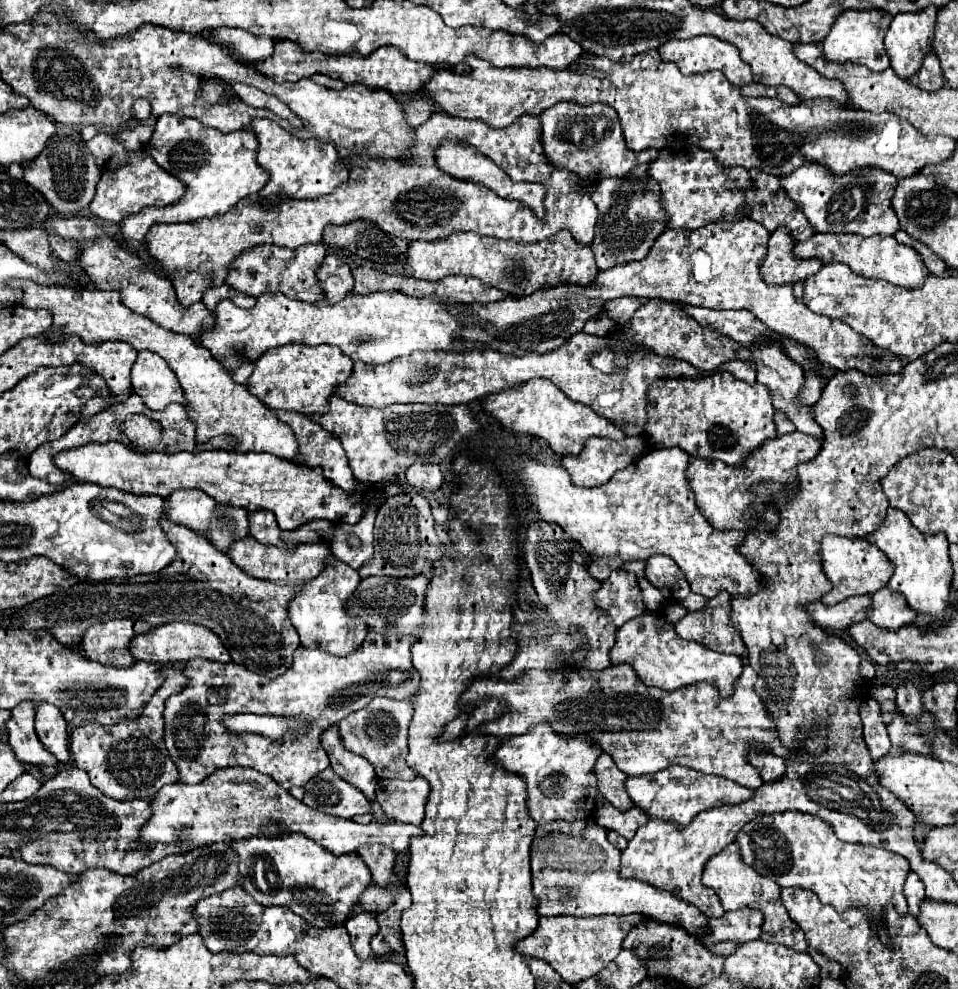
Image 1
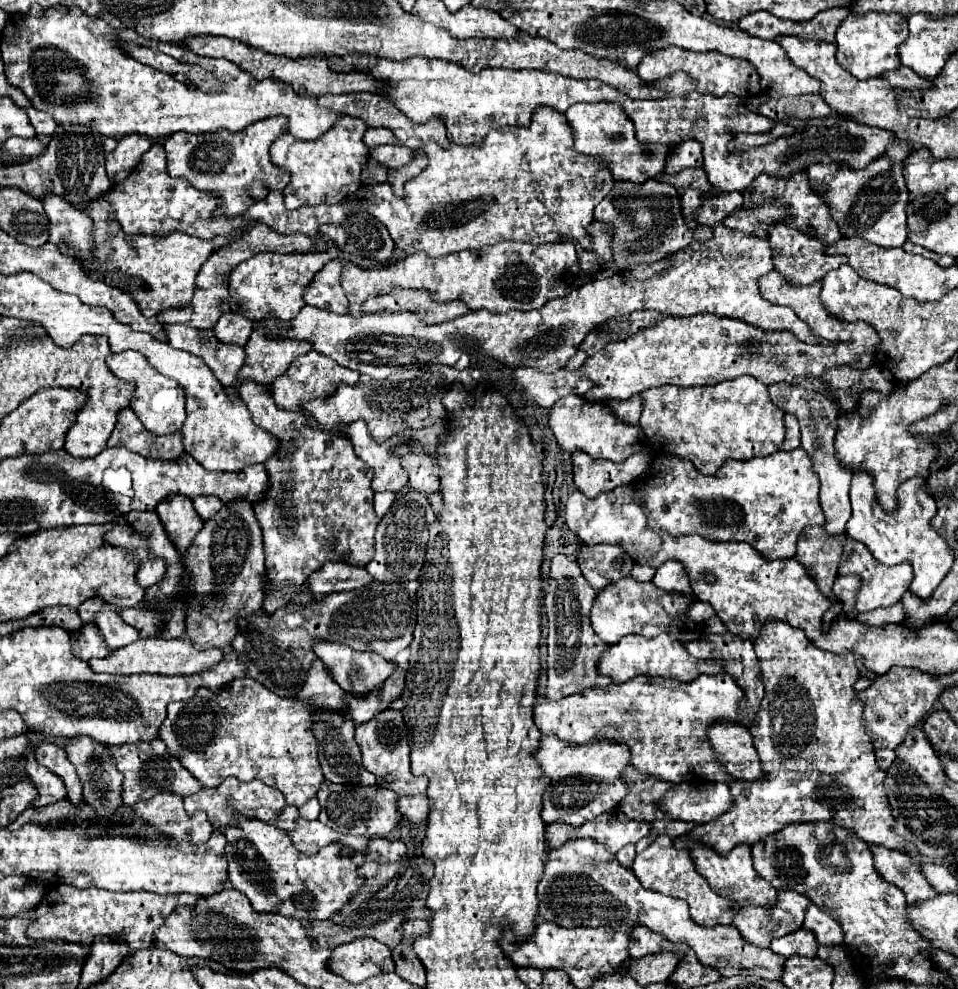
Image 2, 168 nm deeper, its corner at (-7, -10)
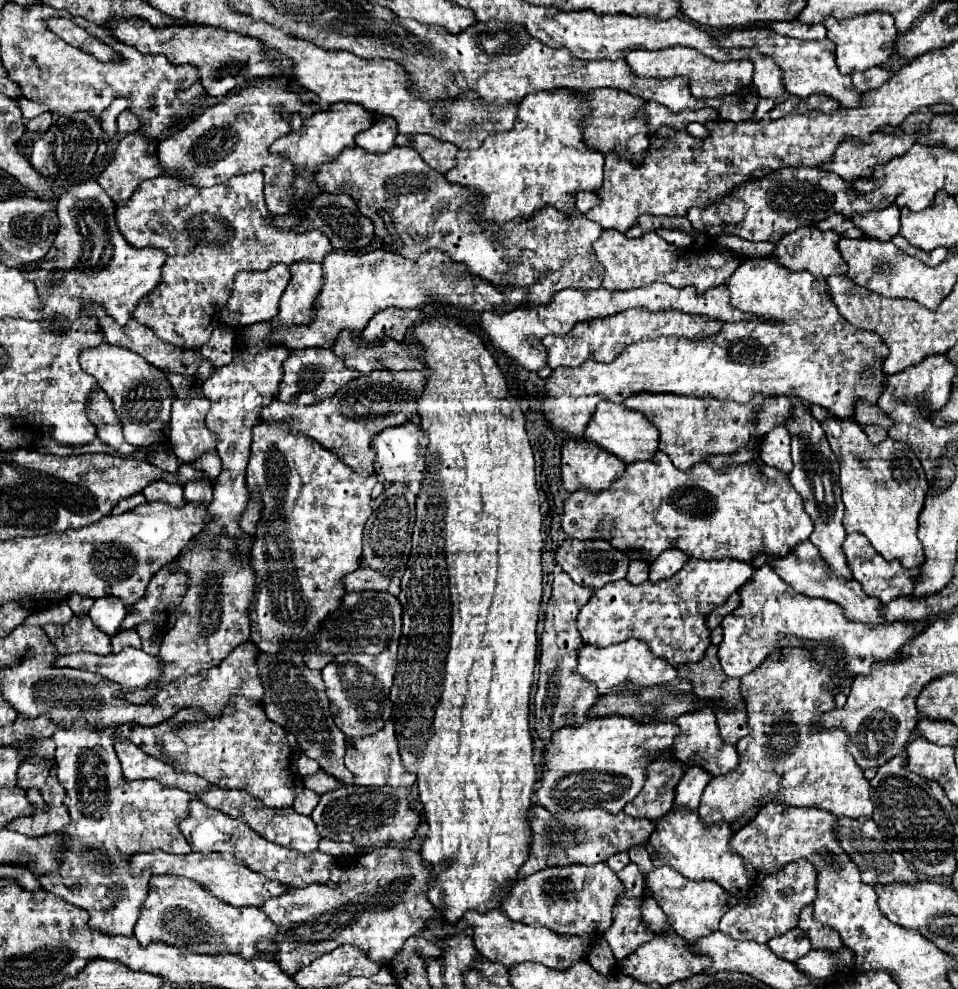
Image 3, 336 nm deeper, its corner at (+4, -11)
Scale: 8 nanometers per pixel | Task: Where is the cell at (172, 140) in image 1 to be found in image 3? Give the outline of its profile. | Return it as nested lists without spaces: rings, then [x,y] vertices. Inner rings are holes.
[[[276,83],[250,85],[228,95],[218,105],[206,107],[184,129],[162,139],[156,155],[160,157],[160,165],[166,169],[176,171],[182,167],[190,175],[190,183],[198,187],[226,183],[238,173],[260,171],[264,175],[268,211],[272,215],[288,215],[294,211],[294,165],[286,157],[270,153],[268,147],[278,137],[292,131],[290,115],[302,115],[304,109],[304,101],[290,91],[290,87]]]

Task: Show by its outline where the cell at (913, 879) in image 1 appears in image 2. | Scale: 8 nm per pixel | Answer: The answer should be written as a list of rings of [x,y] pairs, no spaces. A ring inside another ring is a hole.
[[[869,848],[875,856],[875,864],[881,876],[903,890],[903,894],[907,896],[907,904],[917,904],[921,900],[937,896],[937,892],[927,884],[925,876],[919,872],[919,866],[909,856],[903,856],[903,852],[891,852],[889,848]]]

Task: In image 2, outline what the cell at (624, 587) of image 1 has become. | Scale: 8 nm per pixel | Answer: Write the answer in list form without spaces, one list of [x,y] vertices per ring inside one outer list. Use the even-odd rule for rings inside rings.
[[[627,576],[603,588],[603,592],[597,594],[597,600],[591,610],[591,626],[595,634],[607,644],[617,644],[627,634],[655,638],[661,632],[673,634],[679,642],[699,640],[705,634],[705,630],[703,630],[703,624],[697,626],[687,618],[687,608],[691,606],[691,602],[693,598],[685,598],[675,592],[663,592],[655,588],[653,582],[637,582],[631,576]],[[697,628],[699,628],[699,634],[697,634]]]

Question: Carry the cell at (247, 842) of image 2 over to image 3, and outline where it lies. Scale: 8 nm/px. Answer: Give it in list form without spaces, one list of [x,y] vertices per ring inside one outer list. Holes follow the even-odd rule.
[[[192,797],[192,799],[190,799],[188,809],[190,809],[188,817],[186,817],[184,821],[180,821],[178,827],[180,827],[180,831],[184,833],[184,837],[186,837],[192,845],[196,845],[194,851],[198,851],[198,853],[212,853],[212,851],[214,851],[214,853],[222,853],[222,855],[230,853],[230,855],[234,855],[242,865],[246,865],[248,869],[260,873],[260,875],[266,877],[266,879],[278,881],[278,883],[282,883],[282,885],[288,885],[290,889],[294,889],[294,887],[306,887],[306,885],[312,885],[312,883],[326,883],[326,885],[330,883],[330,885],[334,885],[334,883],[330,881],[330,867],[332,867],[332,863],[334,863],[334,857],[324,855],[324,853],[320,853],[320,851],[312,851],[312,853],[304,855],[304,853],[300,853],[300,851],[294,851],[294,849],[288,849],[288,847],[270,843],[270,841],[264,839],[262,835],[254,833],[254,831],[252,831],[248,825],[244,825],[242,821],[232,819],[232,817],[228,817],[228,815],[216,811],[216,809],[208,809],[198,797]]]

